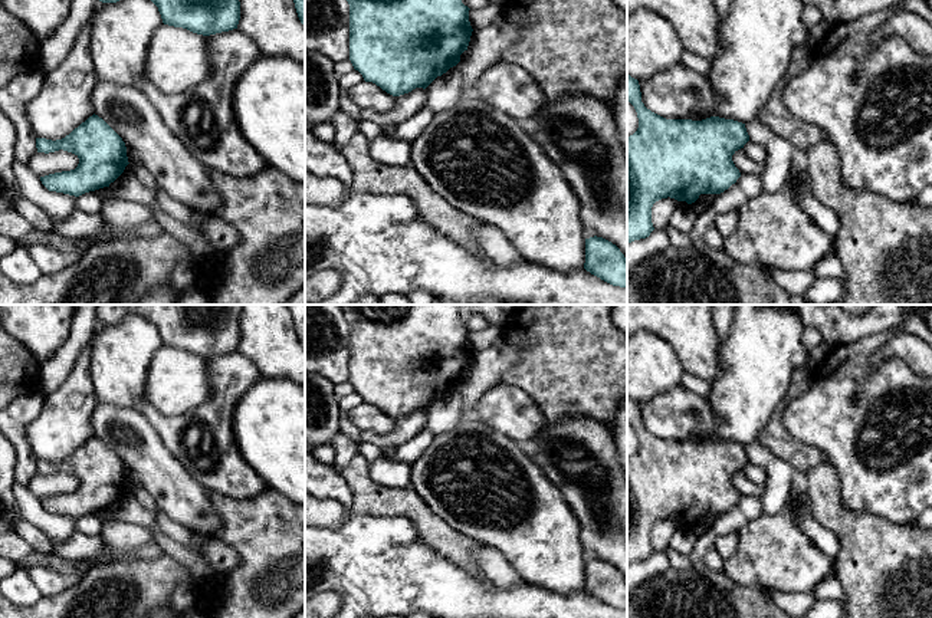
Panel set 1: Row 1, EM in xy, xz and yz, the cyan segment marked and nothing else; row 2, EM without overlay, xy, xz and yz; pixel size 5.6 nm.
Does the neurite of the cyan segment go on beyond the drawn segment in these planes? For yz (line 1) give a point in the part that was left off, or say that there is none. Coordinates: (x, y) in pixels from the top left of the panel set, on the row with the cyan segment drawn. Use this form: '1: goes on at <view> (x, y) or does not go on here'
1: does not go on here

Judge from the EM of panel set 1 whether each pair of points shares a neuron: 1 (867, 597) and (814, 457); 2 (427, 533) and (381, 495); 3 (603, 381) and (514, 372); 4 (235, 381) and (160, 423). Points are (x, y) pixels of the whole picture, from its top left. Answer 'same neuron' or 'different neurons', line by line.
1: different neurons
2: same neuron
3: same neuron
4: same neuron

